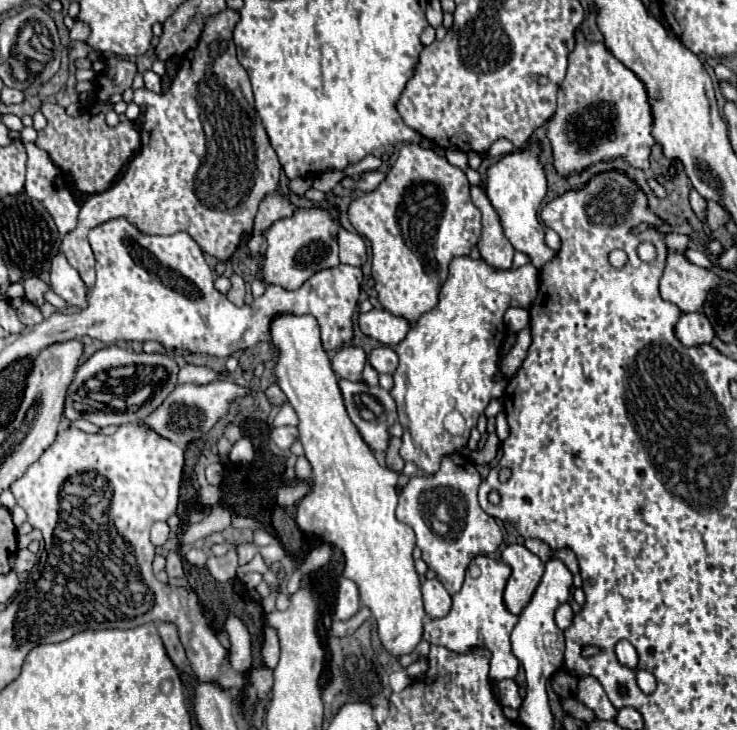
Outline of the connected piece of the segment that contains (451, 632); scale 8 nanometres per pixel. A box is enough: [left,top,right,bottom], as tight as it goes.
[423,556,519,682]

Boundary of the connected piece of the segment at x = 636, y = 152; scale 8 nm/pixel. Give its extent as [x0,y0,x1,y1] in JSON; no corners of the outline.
[547,30,655,178]

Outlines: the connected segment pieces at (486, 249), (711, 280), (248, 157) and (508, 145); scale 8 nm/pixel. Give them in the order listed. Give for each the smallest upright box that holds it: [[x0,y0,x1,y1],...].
[[471,186,515,270],[661,254,721,312],[61,8,281,286],[487,138,514,157]]

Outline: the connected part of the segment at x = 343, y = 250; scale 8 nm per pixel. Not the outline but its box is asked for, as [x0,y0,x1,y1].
[337,228,367,266]

